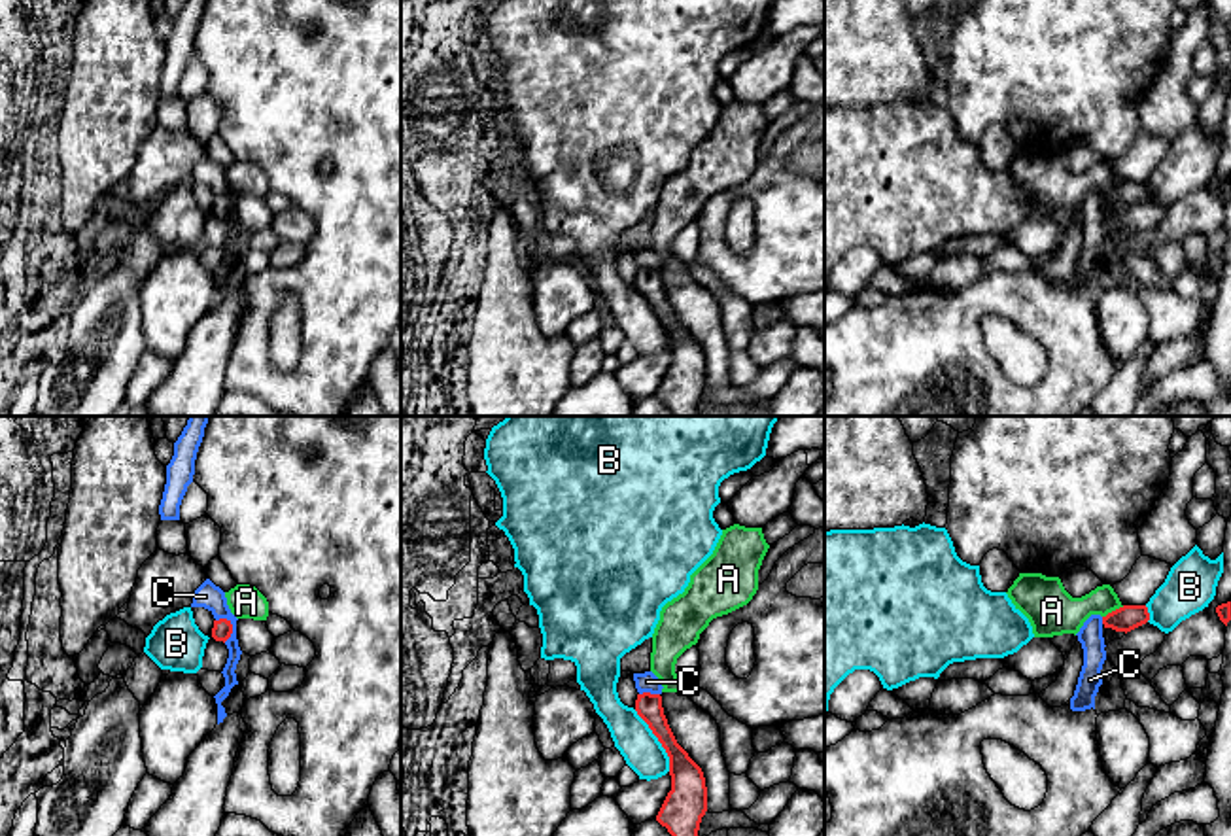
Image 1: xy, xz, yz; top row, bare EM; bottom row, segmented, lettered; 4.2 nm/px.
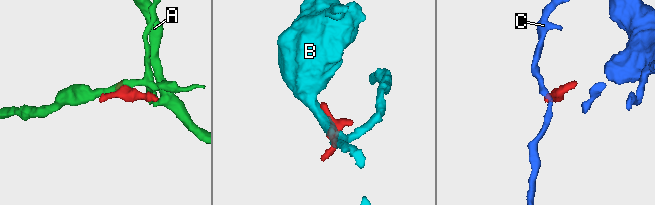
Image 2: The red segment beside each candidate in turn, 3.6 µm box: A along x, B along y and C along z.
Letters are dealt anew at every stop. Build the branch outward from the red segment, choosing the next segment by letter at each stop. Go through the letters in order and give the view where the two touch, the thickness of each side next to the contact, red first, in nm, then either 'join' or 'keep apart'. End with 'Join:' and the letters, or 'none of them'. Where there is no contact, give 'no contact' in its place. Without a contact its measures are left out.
A: yz | 110/200 nm | keep apart
B: xz | 150/170 nm | keep apart
C: xy | 90/110 nm | keep apart
Join: none of them

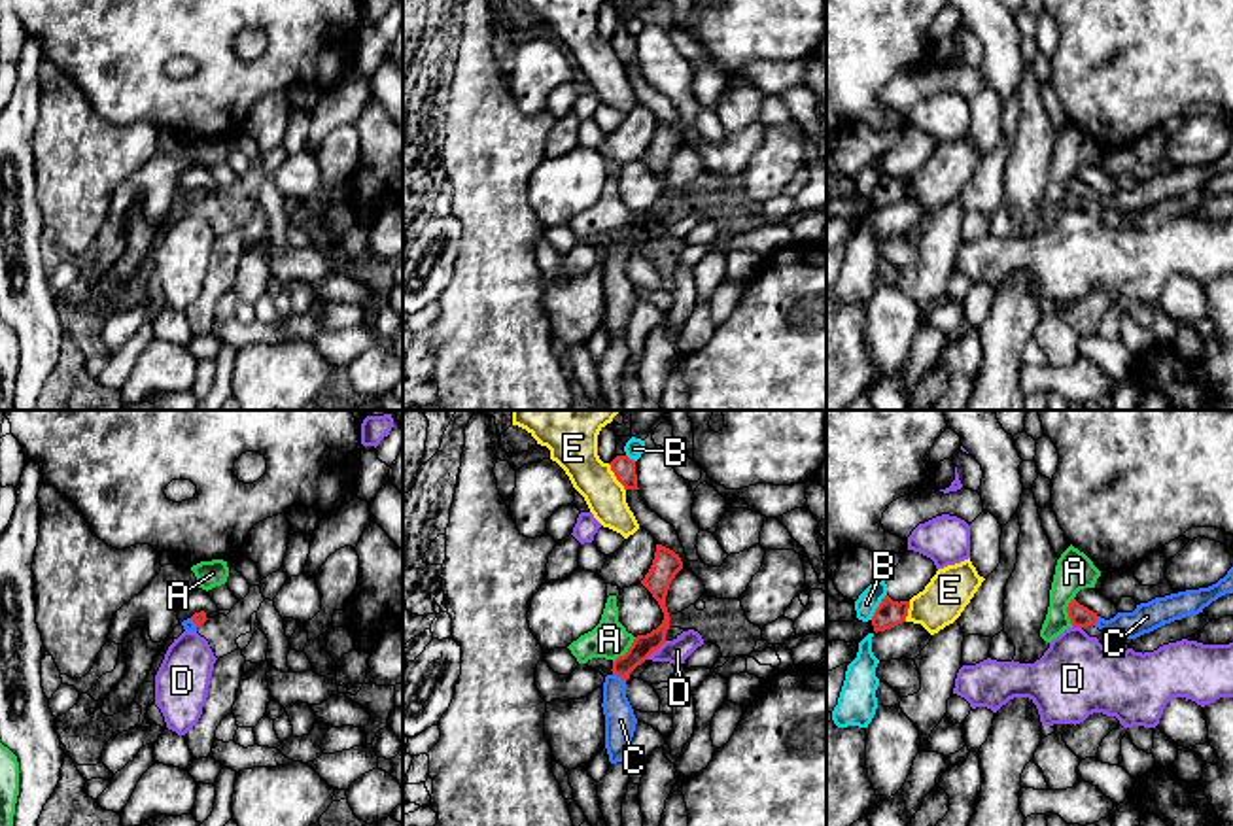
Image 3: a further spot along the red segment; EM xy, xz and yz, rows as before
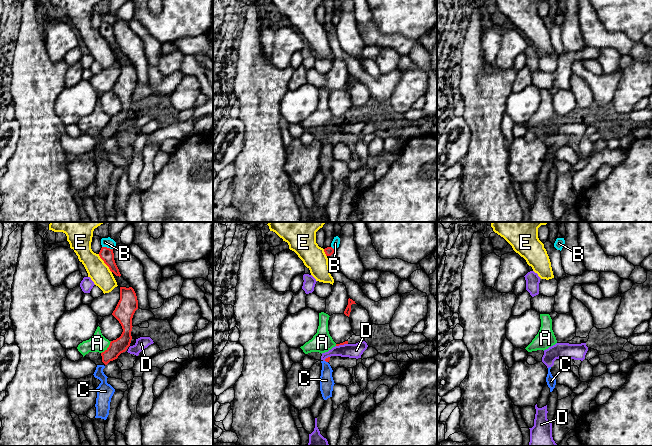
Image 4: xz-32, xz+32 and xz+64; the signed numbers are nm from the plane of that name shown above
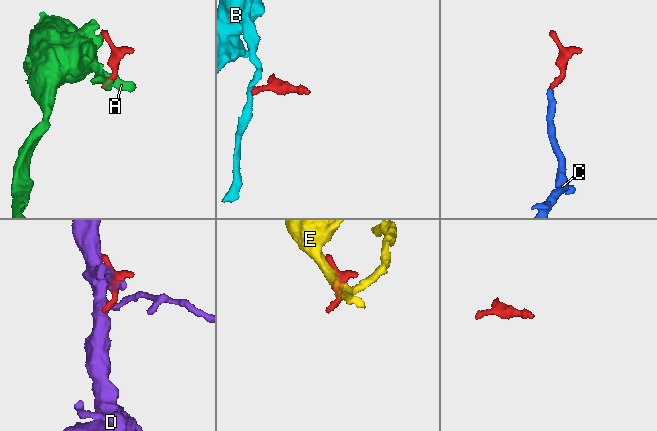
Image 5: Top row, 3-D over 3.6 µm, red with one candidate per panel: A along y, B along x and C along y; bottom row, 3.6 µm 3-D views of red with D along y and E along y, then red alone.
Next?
A: xz | 100/160 nm | keep apart
B: yz | 120/90 nm | keep apart
C: xz | 100/130 nm | join
D: xz | 100/100 nm | keep apart
E: xz | 100/200 nm | keep apart
Join: C

